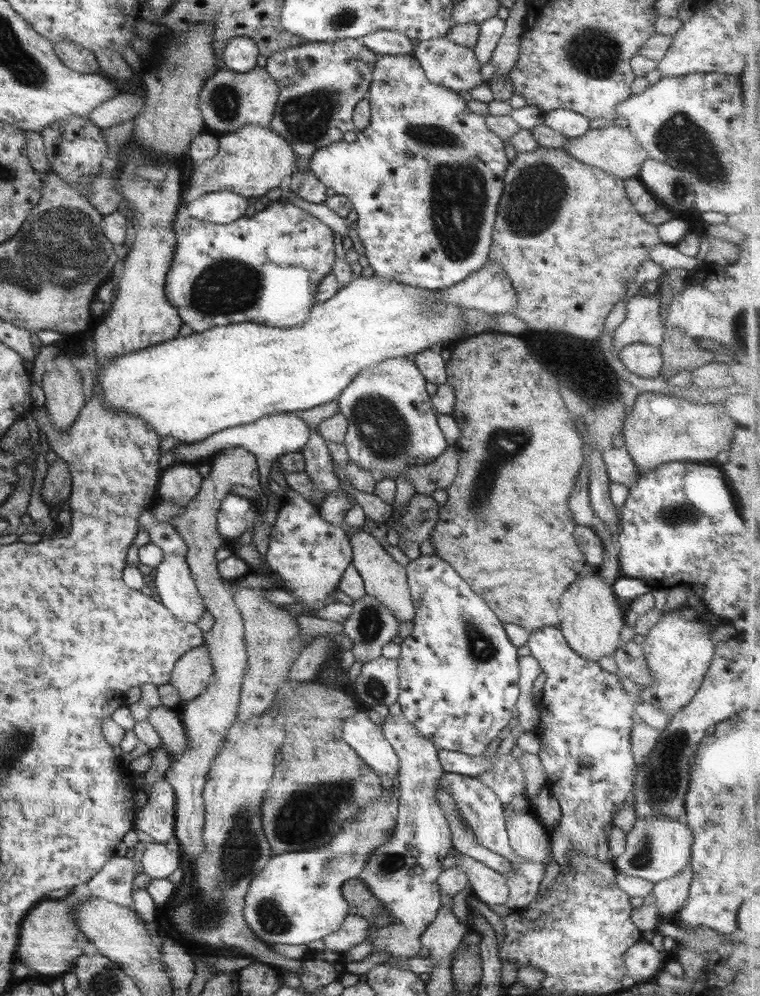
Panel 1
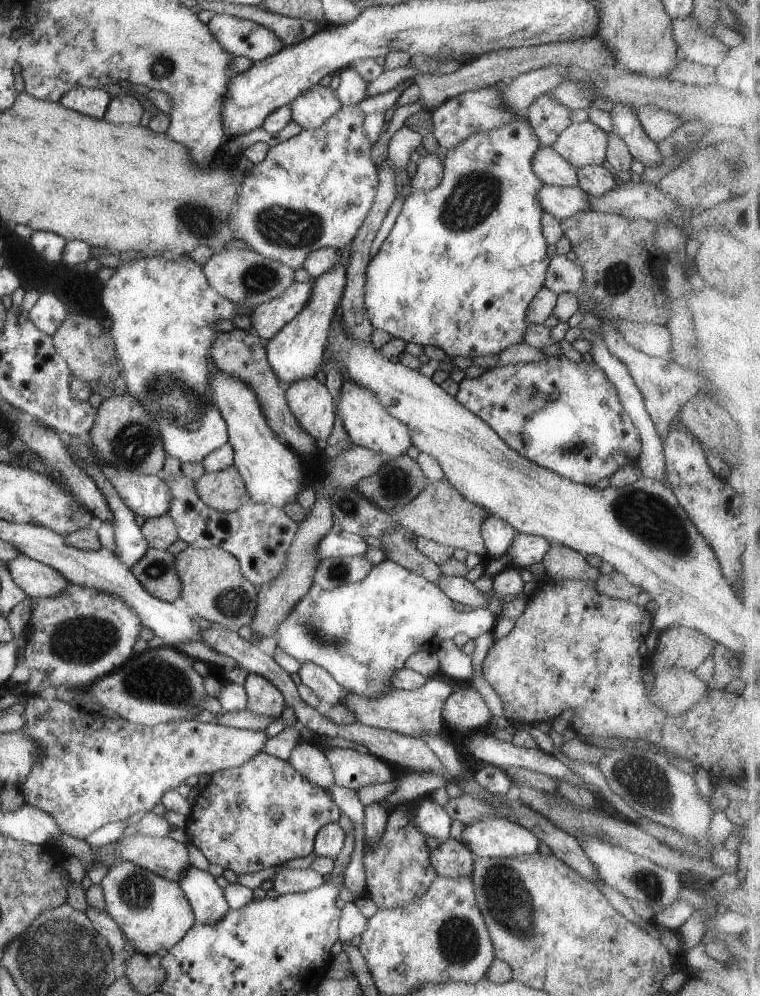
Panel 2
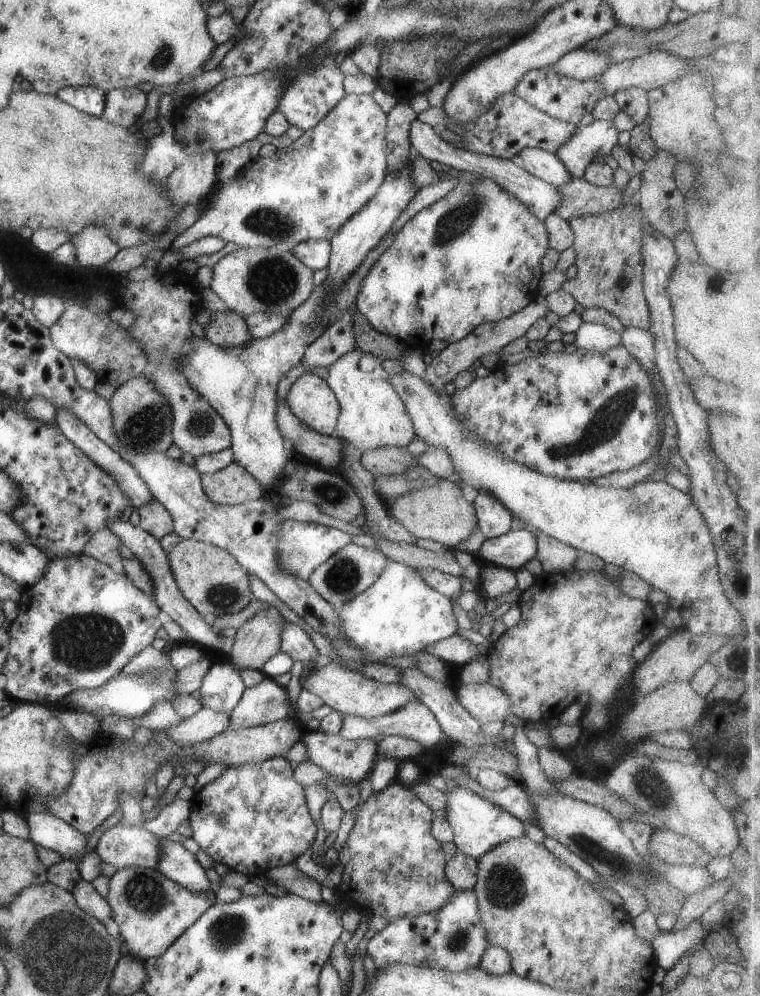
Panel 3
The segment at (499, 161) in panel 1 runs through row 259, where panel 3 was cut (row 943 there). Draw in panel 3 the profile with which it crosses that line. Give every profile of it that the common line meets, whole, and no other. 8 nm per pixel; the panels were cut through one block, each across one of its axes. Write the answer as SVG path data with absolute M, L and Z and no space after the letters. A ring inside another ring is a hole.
M454 889L449 900L437 911L418 917L389 920L382 931L370 938L366 952L378 971L386 971L391 965L402 963L450 973L464 973L479 967L488 946L487 931L481 920L474 890Z

